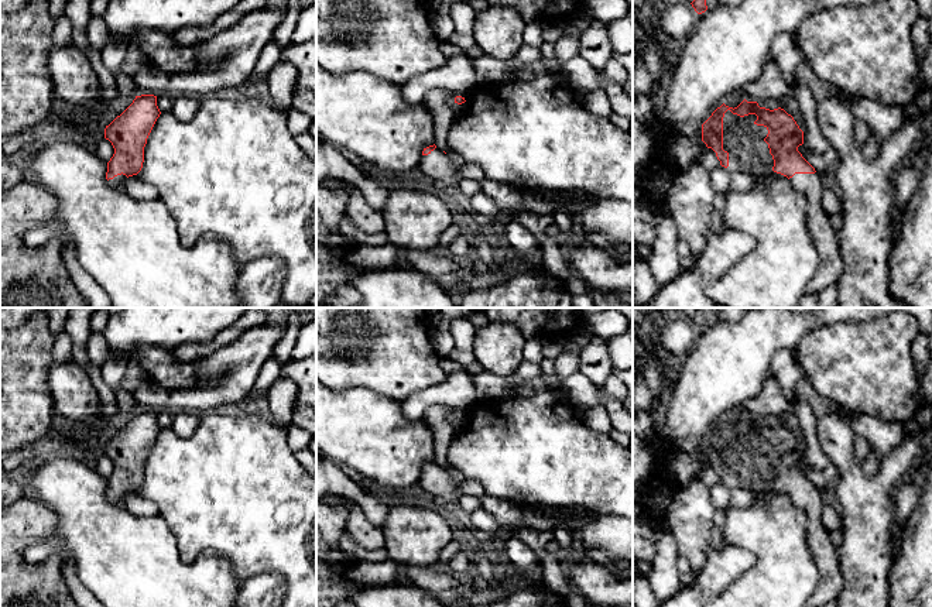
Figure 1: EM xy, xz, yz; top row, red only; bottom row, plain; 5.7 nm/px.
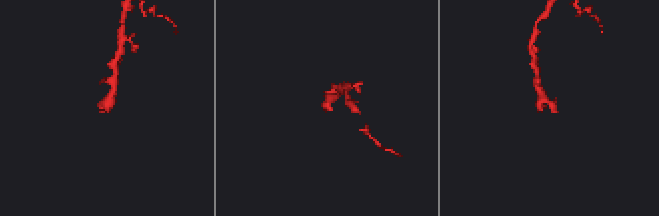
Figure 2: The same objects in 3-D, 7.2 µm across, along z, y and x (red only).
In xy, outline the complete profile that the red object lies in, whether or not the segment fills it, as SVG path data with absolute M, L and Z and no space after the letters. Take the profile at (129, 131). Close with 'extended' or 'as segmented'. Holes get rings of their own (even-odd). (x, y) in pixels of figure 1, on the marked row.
M136 96L133 103L104 128L104 138L114 148L107 162L106 179L124 188L129 176L138 178L143 168L147 138L160 117L157 96Z | extended

